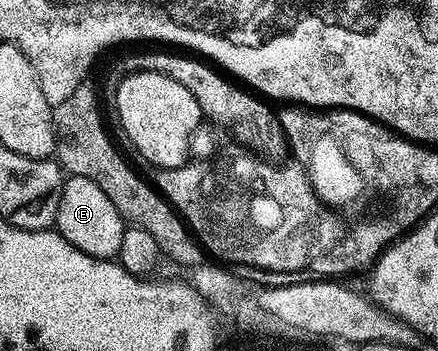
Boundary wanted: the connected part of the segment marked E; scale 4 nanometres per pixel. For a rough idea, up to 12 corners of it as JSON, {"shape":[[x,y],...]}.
{"shape":[[65,176],[55,232],[115,258],[124,216],[102,187]]}

